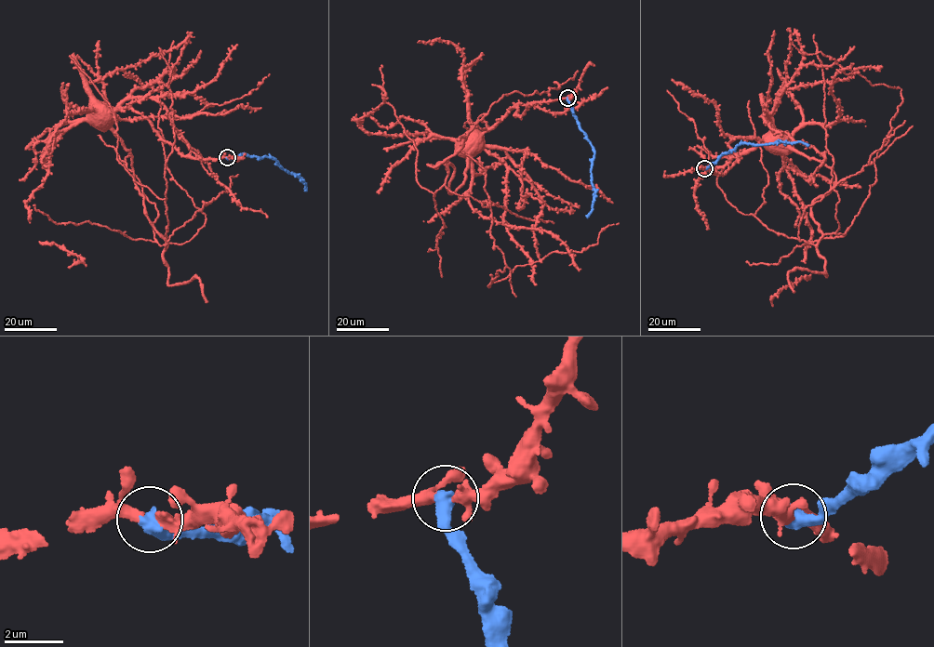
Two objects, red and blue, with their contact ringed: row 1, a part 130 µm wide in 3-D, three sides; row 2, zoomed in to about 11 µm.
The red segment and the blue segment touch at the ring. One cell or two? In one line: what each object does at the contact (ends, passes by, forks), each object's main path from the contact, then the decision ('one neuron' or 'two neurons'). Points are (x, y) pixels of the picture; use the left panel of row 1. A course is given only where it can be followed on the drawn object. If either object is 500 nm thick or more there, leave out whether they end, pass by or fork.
red runs (226, 157), (205, 160), (183, 156), (161, 137), (152, 123), (127, 107), (101, 113), (94, 109); blue runs (227, 157), (234, 159), (242, 154), (274, 159), (280, 167), (301, 178), (306, 191); two neurons

